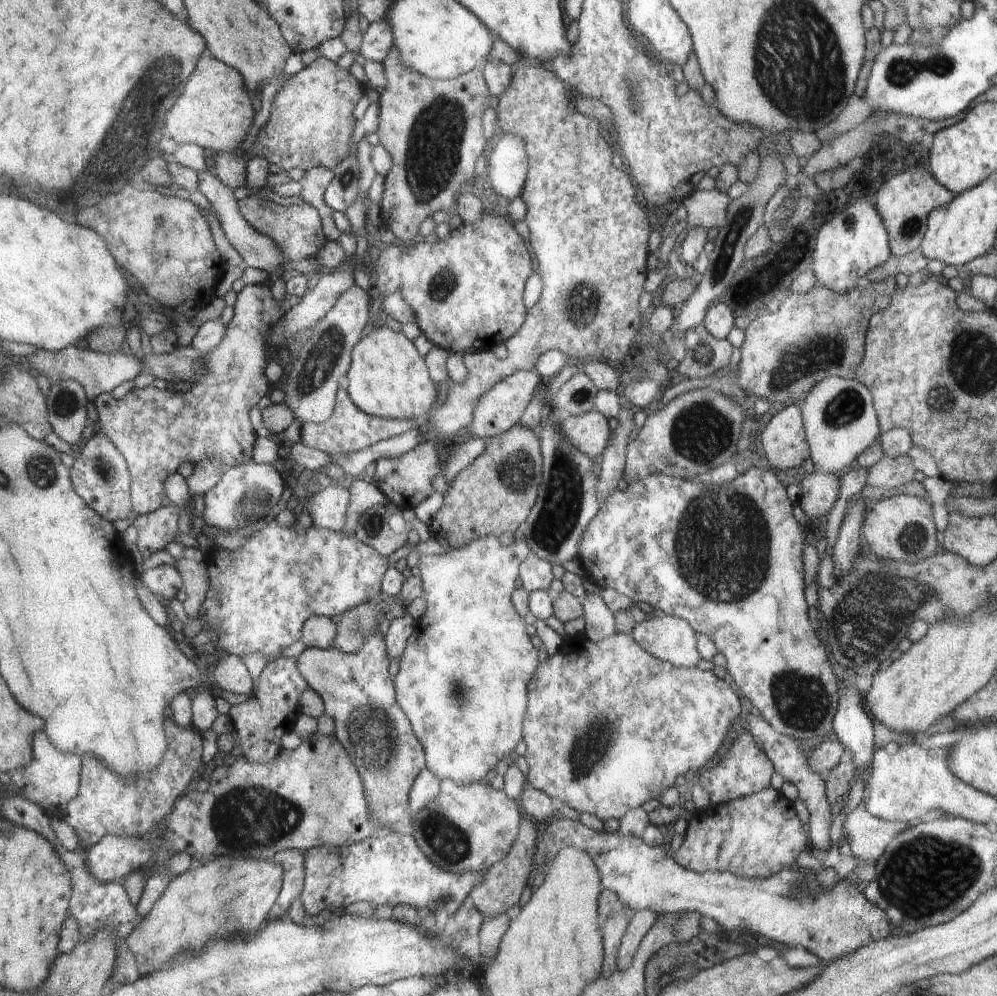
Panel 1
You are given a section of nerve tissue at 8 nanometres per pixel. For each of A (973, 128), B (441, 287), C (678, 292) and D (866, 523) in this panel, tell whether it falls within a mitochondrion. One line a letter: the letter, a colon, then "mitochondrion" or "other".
A: other
B: mitochondrion
C: other
D: other

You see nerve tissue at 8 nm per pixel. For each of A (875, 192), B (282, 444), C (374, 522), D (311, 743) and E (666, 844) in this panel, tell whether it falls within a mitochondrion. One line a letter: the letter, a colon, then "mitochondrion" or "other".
A: other
B: other
C: mitochondrion
D: other
E: other

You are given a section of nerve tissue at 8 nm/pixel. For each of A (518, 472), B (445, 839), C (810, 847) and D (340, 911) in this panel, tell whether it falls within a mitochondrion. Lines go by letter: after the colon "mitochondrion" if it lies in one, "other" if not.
A: mitochondrion
B: mitochondrion
C: other
D: other

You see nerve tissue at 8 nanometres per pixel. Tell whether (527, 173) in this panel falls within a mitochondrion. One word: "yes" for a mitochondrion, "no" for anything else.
no

